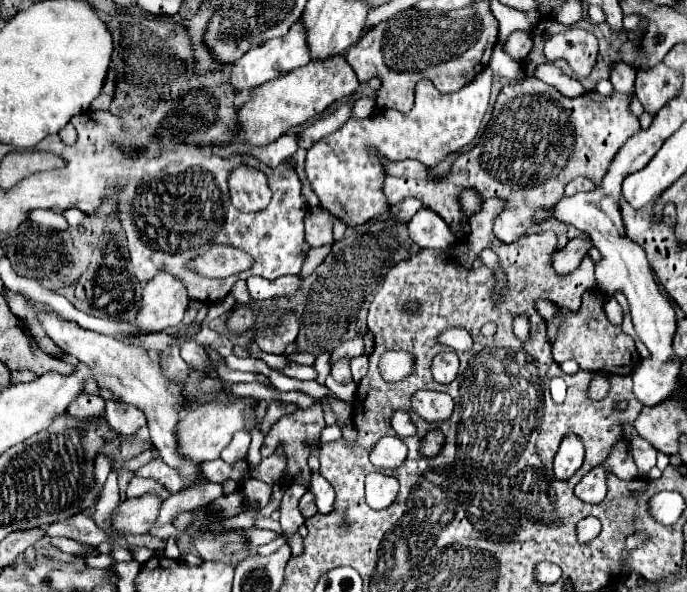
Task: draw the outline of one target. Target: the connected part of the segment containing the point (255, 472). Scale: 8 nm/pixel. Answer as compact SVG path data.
M278 449L278 451L274 451L274 455L262 459L260 465L249 467L249 475L251 478L260 479L260 481L272 485L282 477L284 467L286 467L286 459L284 459L282 449Z

